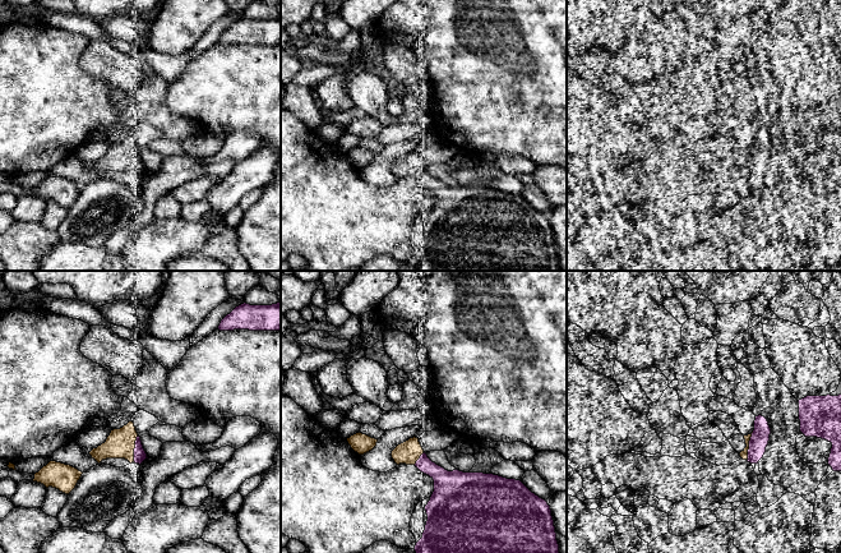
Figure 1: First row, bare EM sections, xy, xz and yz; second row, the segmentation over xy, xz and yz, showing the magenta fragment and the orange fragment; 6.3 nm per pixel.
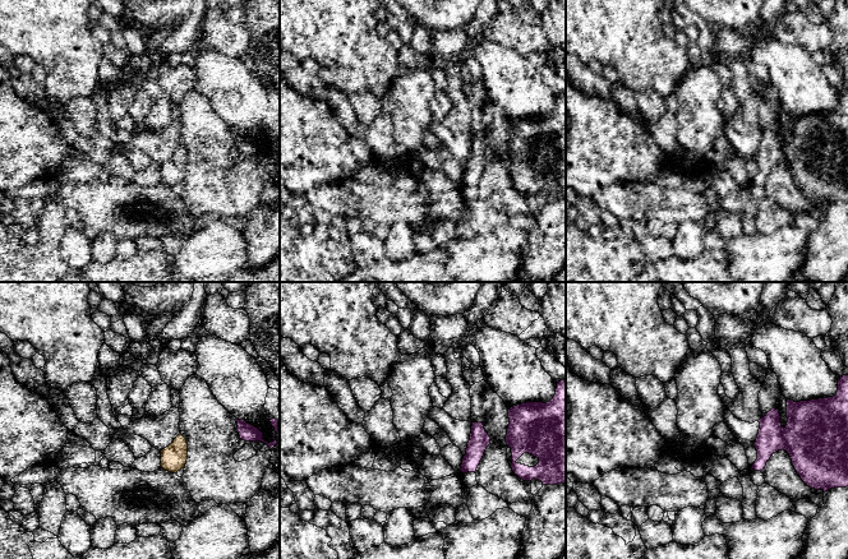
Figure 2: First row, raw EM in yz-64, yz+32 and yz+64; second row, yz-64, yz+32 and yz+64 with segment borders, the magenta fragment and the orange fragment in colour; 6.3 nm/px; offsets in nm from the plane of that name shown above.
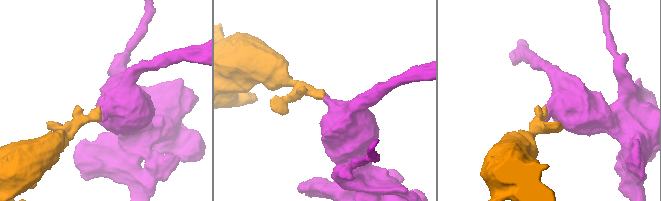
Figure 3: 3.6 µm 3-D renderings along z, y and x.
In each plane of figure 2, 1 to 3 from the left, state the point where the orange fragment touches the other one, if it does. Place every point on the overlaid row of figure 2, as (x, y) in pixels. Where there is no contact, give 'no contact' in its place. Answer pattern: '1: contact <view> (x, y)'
1: no contact
2: no contact
3: no contact

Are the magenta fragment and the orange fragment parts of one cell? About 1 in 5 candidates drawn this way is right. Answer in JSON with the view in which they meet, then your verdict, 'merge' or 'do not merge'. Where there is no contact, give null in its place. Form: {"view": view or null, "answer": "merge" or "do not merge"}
{"view": "yz", "answer": "merge"}

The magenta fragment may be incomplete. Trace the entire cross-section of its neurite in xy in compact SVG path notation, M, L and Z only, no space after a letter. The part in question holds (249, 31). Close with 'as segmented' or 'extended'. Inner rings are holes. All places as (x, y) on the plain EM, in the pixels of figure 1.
M244 17L221 34L218 43L279 45L281 17L272 19L250 19Z | as segmented

